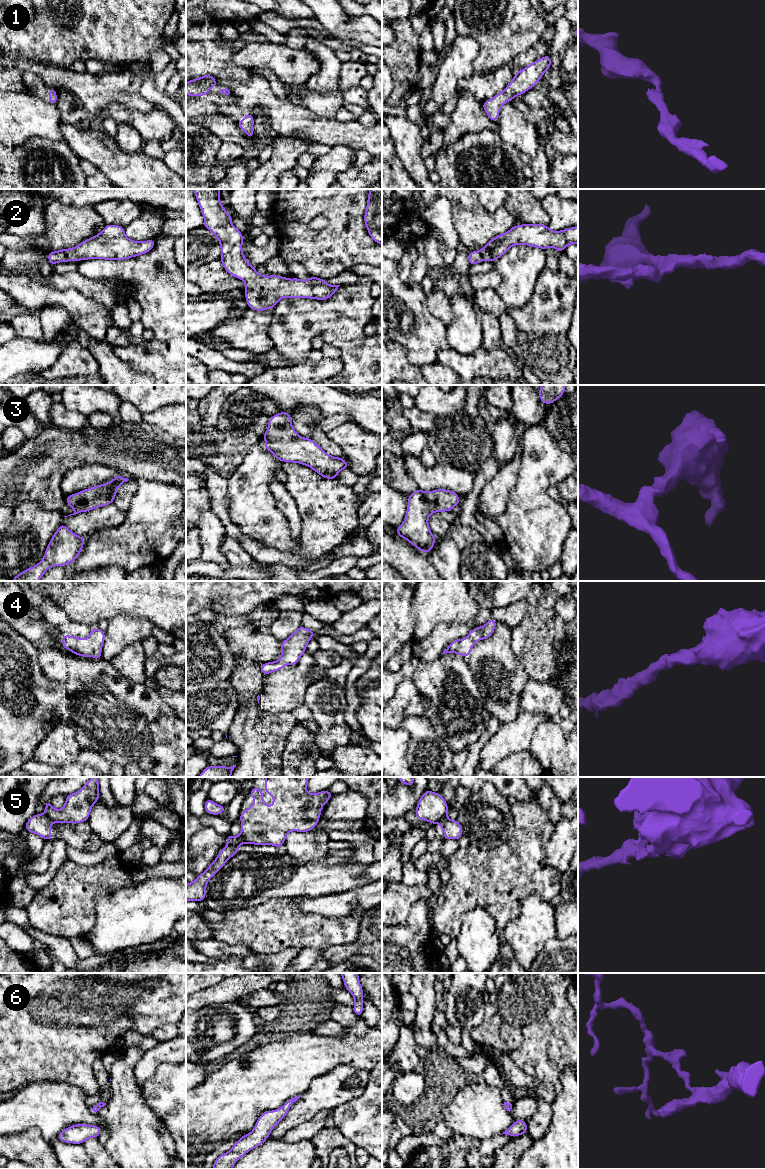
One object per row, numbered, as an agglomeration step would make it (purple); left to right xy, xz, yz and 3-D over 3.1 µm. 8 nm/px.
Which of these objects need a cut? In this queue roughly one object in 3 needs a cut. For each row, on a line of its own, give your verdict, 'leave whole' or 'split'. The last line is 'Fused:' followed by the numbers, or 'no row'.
1: leave whole
2: leave whole
3: leave whole
4: leave whole
5: split
6: leave whole
Fused: 5

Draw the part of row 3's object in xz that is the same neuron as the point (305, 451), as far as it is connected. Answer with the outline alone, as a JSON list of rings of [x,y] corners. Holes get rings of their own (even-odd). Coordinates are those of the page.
[[[282,411],[272,416],[262,439],[266,440],[264,447],[279,461],[306,465],[325,479],[335,480],[341,470],[349,468],[348,463],[343,458],[329,455],[311,438],[300,436],[292,426],[289,412]]]

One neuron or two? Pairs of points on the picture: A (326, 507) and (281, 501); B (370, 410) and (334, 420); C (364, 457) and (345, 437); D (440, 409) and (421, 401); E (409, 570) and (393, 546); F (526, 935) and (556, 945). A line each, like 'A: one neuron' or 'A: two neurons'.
A: two neurons
B: two neurons
C: one neuron
D: one neuron
E: one neuron
F: two neurons

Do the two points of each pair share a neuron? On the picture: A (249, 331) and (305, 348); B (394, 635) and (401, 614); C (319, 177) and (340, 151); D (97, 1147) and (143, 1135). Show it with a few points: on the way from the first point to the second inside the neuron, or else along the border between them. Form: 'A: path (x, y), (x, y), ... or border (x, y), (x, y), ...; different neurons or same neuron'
A: border (273, 314), (270, 320), (268, 336), (274, 347); different neurons
B: path (394, 630), (394, 621), (396, 619); same neuron
C: path (325, 171), (339, 157); same neuron
D: border (104, 1146), (113, 1158); different neurons

